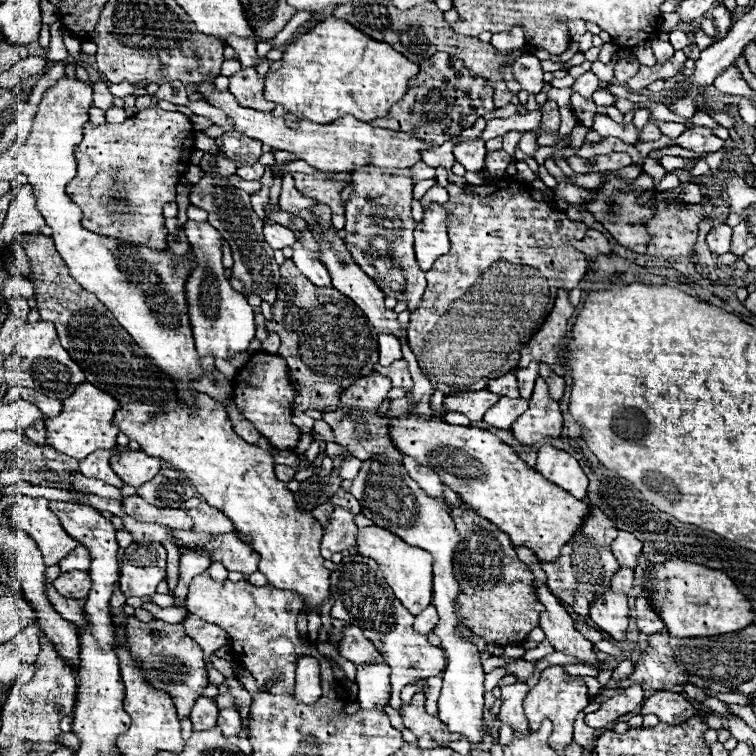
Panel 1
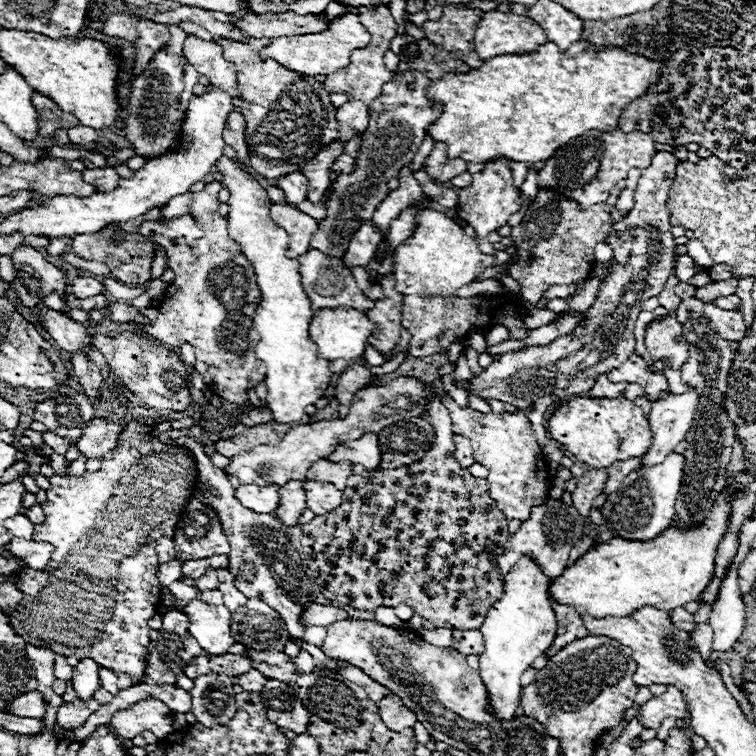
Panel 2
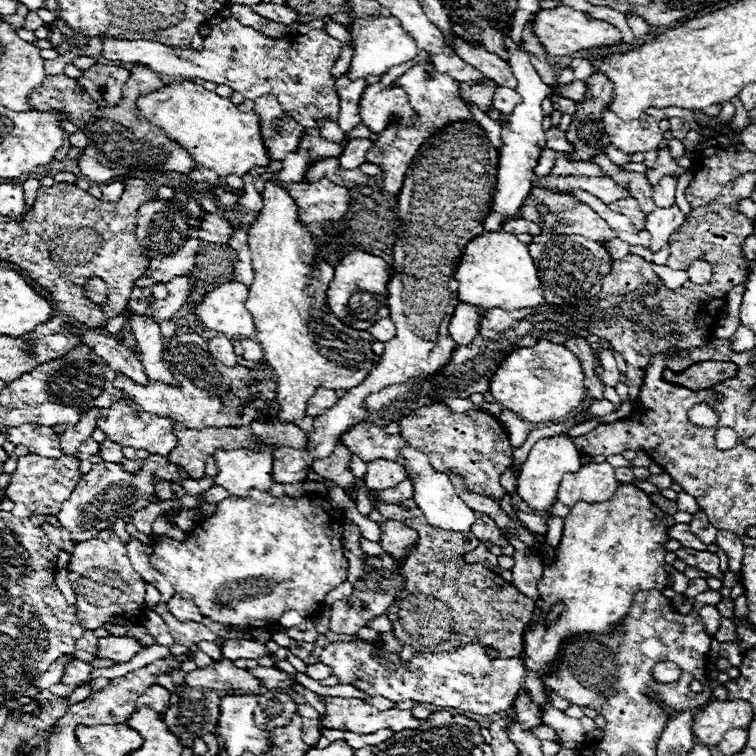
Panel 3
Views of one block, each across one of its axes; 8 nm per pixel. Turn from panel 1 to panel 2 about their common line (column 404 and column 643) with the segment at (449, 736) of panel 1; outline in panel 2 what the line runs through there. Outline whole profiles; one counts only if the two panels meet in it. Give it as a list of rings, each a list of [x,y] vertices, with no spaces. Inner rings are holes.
[[[668,686],[664,694],[652,696],[638,710],[638,720],[644,724],[644,728],[658,728],[666,718],[688,718],[688,704],[684,700],[684,694],[674,686]]]

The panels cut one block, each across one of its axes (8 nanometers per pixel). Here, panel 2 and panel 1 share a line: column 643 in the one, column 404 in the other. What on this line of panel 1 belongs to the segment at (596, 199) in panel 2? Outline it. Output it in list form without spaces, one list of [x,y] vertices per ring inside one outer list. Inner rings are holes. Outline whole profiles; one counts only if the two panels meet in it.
[[[208,78],[198,86],[198,94],[206,98],[212,106],[218,106],[224,110],[224,114],[234,122],[234,130],[242,132],[246,136],[252,136],[260,140],[262,144],[272,146],[274,150],[286,150],[296,154],[300,160],[306,160],[310,166],[322,170],[322,172],[352,172],[362,166],[376,166],[382,170],[392,168],[410,168],[416,162],[422,160],[420,152],[432,148],[424,140],[408,134],[408,132],[394,132],[386,128],[370,126],[368,122],[356,120],[352,116],[346,116],[344,120],[336,120],[336,124],[312,124],[308,120],[302,122],[302,128],[294,116],[282,116],[276,118],[270,112],[258,112],[252,108],[244,108],[238,104],[238,100],[230,92],[218,92],[214,86],[214,78]]]

